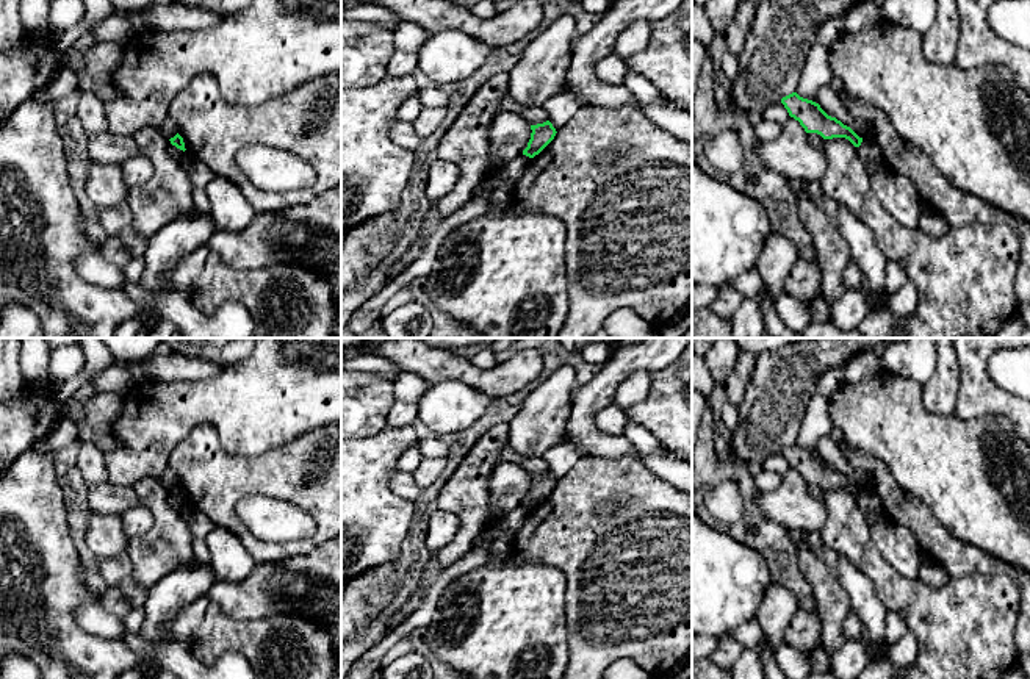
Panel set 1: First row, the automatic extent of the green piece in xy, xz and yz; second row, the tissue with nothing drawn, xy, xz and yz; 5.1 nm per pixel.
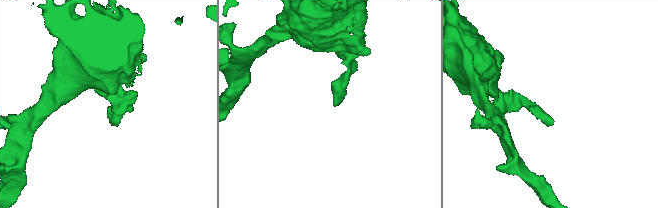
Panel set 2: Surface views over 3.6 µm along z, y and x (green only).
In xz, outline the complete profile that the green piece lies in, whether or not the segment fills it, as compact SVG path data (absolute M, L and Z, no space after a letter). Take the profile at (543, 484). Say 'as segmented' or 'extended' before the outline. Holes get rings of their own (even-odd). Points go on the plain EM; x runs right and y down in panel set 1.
as segmented; M549 471L531 476L531 480L531 490L528 498L523 501L523 505L534 508L554 490L557 482Z

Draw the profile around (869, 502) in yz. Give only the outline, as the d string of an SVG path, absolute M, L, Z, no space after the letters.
M869 488L863 490L861 496L858 498L858 505L864 513L869 526L873 526L886 519L881 501L872 490Z

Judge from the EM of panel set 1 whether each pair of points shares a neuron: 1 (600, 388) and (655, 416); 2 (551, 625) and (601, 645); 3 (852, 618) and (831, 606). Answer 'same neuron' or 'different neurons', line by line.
1: different neurons
2: different neurons
3: different neurons

